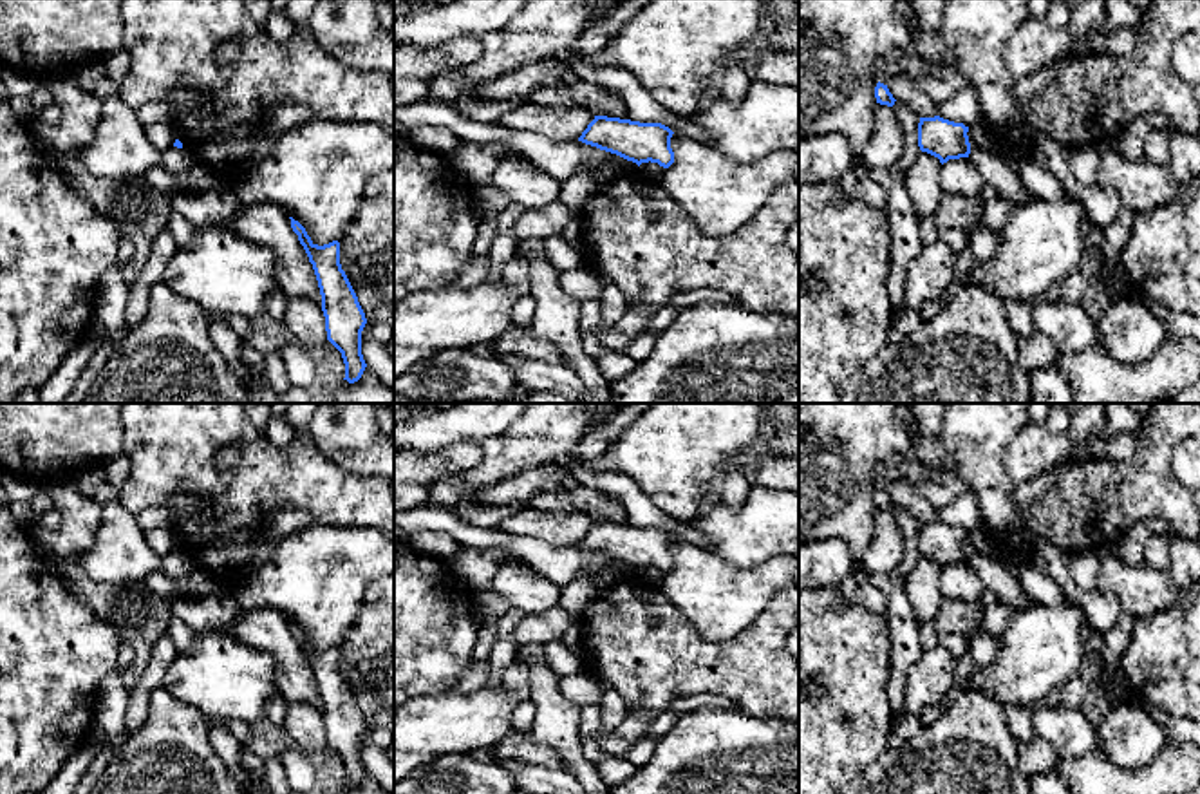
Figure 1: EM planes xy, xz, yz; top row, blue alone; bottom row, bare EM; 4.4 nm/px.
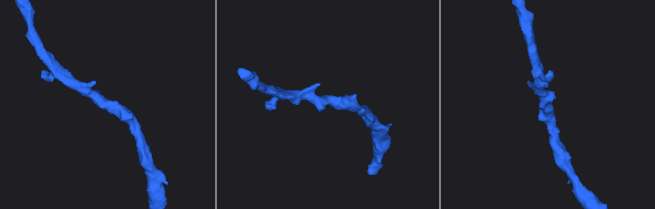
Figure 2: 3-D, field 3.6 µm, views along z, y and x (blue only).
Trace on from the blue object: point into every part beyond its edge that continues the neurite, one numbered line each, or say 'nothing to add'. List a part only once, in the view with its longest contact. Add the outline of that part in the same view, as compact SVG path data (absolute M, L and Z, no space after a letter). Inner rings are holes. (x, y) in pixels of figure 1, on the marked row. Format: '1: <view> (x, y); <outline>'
nothing to add

